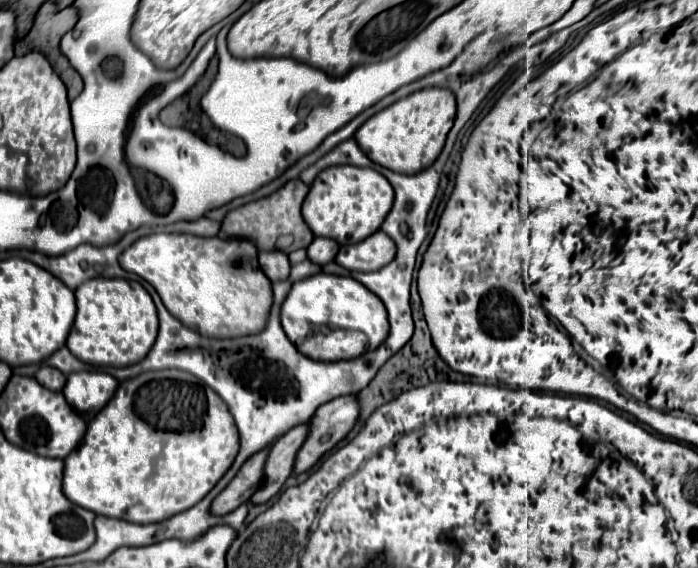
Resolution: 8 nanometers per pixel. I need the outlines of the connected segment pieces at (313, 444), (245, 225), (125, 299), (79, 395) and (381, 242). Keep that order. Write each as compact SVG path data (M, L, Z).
M339 396L325 406L319 406L309 420L309 438L299 448L293 474L309 470L327 450L331 450L341 438L349 434L359 416L359 404L355 396Z
M291 180L271 196L231 210L221 224L219 238L247 238L259 250L283 250L287 254L299 248L307 248L315 238L315 234L309 230L301 216L301 204L307 194L307 184L303 184L301 180Z
M93 278L75 290L77 318L67 338L75 358L93 366L131 366L141 362L157 338L157 310L149 292L135 280Z
M75 372L67 376L63 396L83 416L93 416L113 398L117 380L103 372Z
M375 232L359 244L341 246L335 262L351 272L375 272L395 258L395 242L385 232Z

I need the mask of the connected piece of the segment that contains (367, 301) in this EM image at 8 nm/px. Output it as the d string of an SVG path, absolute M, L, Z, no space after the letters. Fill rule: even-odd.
M323 272L293 284L281 306L281 324L287 338L301 354L325 362L357 358L367 350L375 350L389 334L387 310L371 290L351 276Z

